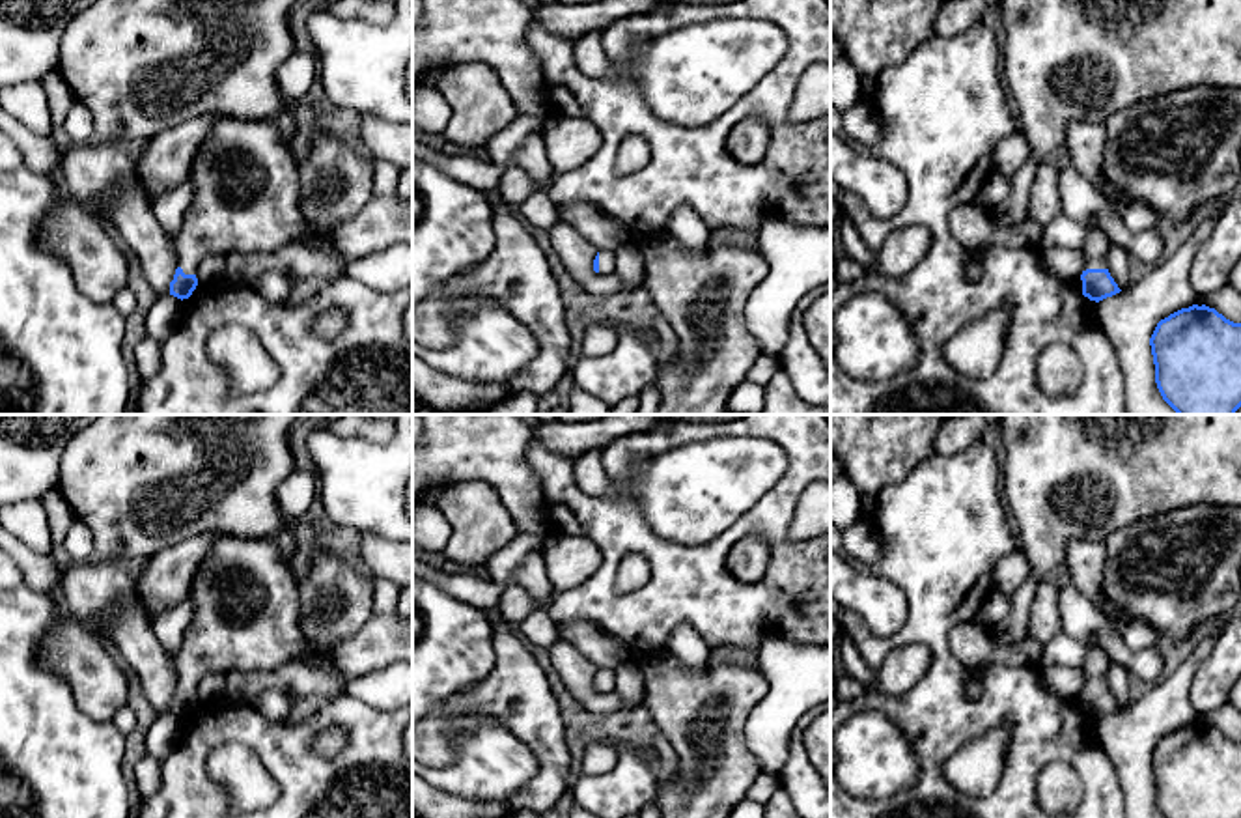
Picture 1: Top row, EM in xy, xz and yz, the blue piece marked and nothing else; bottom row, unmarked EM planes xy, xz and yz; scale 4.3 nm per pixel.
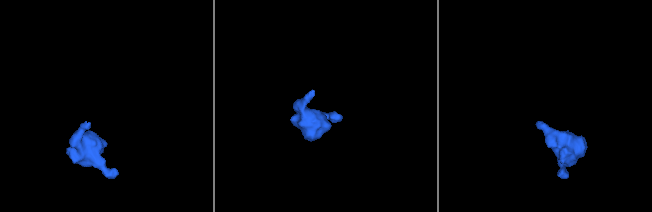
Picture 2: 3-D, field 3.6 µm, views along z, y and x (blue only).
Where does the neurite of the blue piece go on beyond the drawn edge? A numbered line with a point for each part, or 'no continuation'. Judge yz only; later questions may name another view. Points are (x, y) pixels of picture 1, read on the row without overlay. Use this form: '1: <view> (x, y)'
1: yz (1096, 662)

